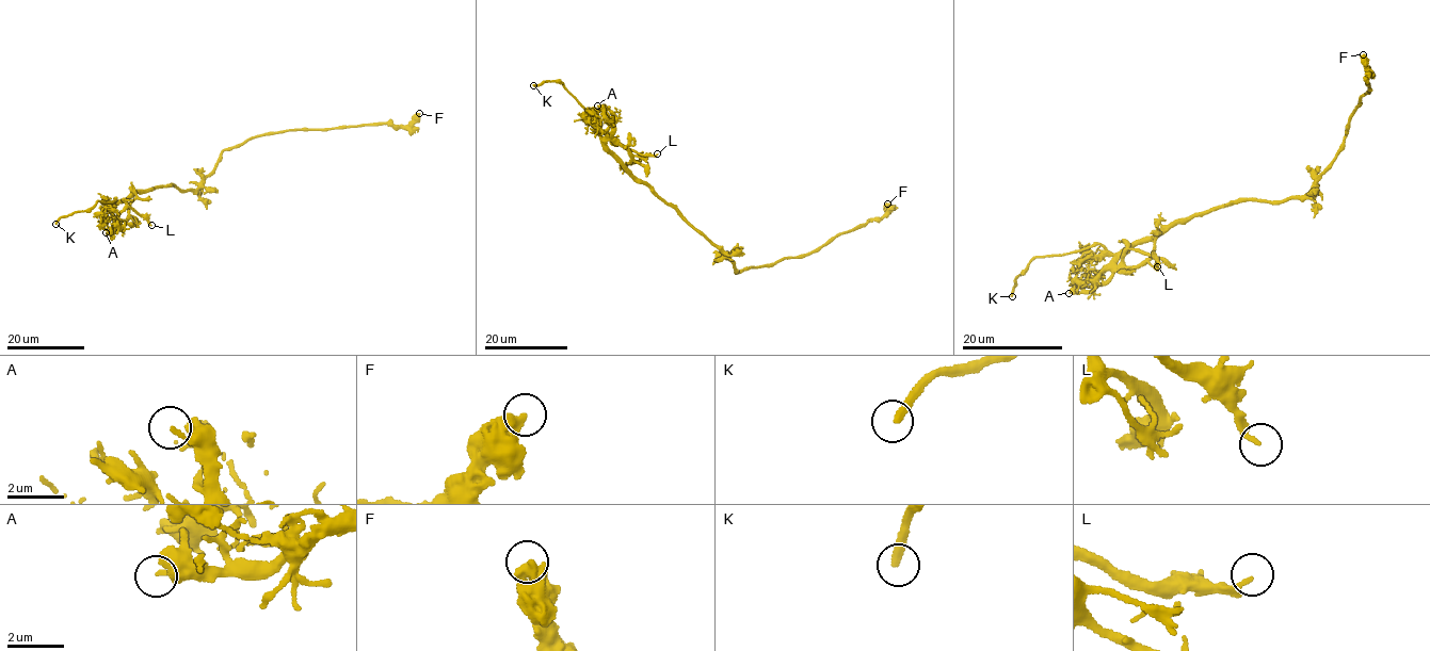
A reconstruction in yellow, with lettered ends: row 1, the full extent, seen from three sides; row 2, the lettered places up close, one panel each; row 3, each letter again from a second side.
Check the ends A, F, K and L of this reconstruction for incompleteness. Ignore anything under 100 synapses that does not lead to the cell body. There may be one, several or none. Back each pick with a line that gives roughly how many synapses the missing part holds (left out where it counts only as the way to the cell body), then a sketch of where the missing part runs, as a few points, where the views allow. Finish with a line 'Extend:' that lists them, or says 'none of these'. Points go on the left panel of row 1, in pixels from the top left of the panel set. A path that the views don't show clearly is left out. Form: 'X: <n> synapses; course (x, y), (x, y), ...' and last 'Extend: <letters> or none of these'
Extend: K

